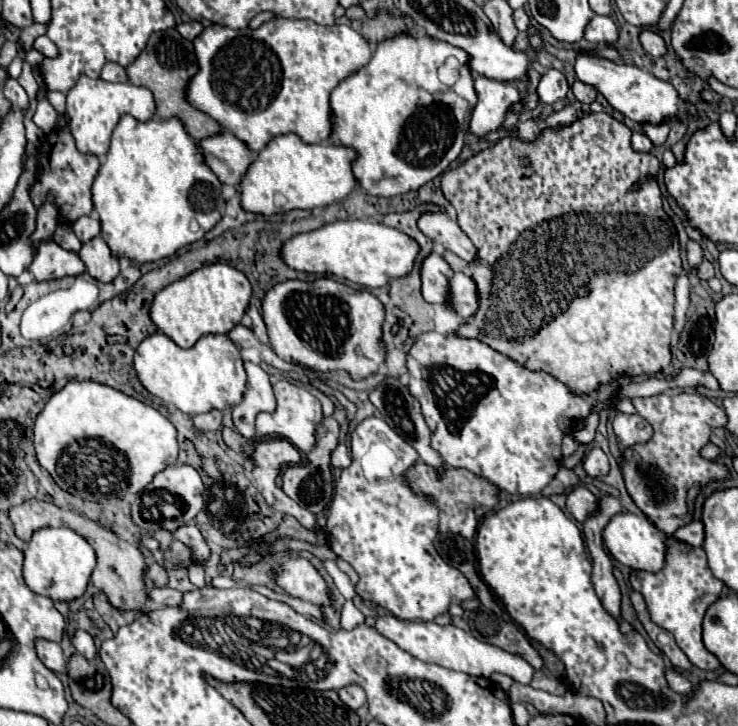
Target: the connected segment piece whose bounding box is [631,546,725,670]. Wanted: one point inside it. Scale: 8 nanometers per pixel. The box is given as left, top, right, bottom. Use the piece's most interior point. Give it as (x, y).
(677, 597)

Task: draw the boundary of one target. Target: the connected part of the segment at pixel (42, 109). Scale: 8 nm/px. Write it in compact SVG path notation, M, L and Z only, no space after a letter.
M39 100L39 104L37 104L37 112L35 112L35 116L33 116L33 122L47 134L47 132L55 130L57 110L55 110L47 100Z

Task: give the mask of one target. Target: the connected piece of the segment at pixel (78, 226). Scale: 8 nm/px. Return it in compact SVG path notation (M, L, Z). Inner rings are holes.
M81 216L79 220L75 220L71 224L71 228L81 242L89 242L91 238L99 236L99 232L101 232L101 224L99 224L97 216Z

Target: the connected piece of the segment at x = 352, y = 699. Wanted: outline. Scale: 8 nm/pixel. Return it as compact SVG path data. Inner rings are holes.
M351 684L351 686L341 688L337 694L339 694L341 702L343 702L345 706L349 706L351 710L357 710L357 708L361 708L361 706L365 704L365 692L363 692L361 686Z

